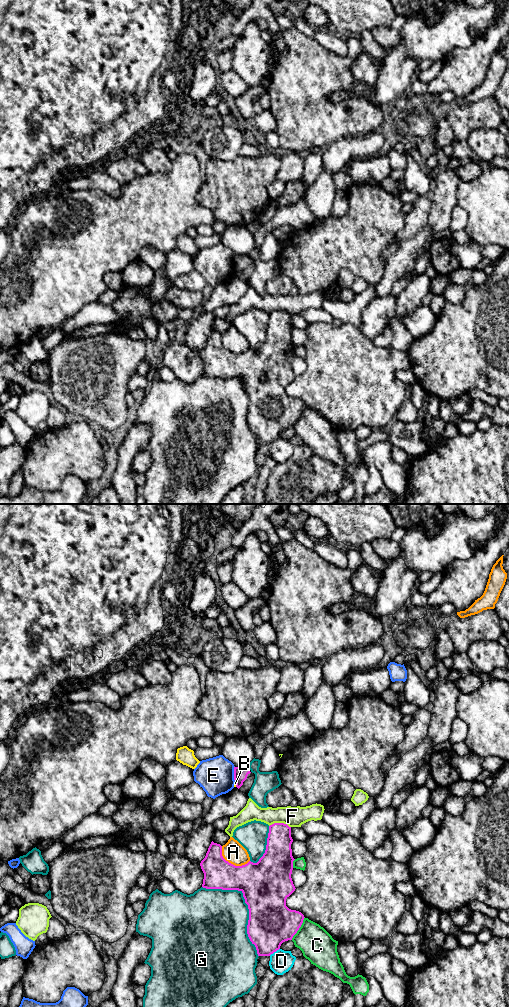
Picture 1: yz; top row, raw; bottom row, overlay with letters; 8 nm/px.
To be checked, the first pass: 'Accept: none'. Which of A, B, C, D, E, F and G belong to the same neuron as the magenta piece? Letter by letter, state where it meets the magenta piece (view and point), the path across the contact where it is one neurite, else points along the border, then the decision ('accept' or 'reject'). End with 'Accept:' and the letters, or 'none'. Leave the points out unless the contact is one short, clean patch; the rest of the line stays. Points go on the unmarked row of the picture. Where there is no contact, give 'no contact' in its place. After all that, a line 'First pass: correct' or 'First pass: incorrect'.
A: contact yz (230, 351); reject
B: contact yz (236, 272); border yz (235, 270), (236, 274); reject
C: contact yz (299, 415); reject
D: contact yz (274, 439); reject
E: contact yz (234, 262); reject
F: contact yz (280, 311); reject
G: contact yz (247, 392); reject
Accept: none
First pass: correct

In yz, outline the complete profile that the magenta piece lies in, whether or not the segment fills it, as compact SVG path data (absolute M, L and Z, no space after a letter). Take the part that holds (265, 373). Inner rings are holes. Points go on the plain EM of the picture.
M284 311L269 314L266 338L257 351L249 349L235 354L222 344L222 334L211 330L200 354L204 361L202 375L206 377L238 378L243 381L249 397L247 422L255 433L258 444L270 444L283 430L292 428L301 415L304 403L286 394L286 387L295 379L291 362L293 349L291 315Z

